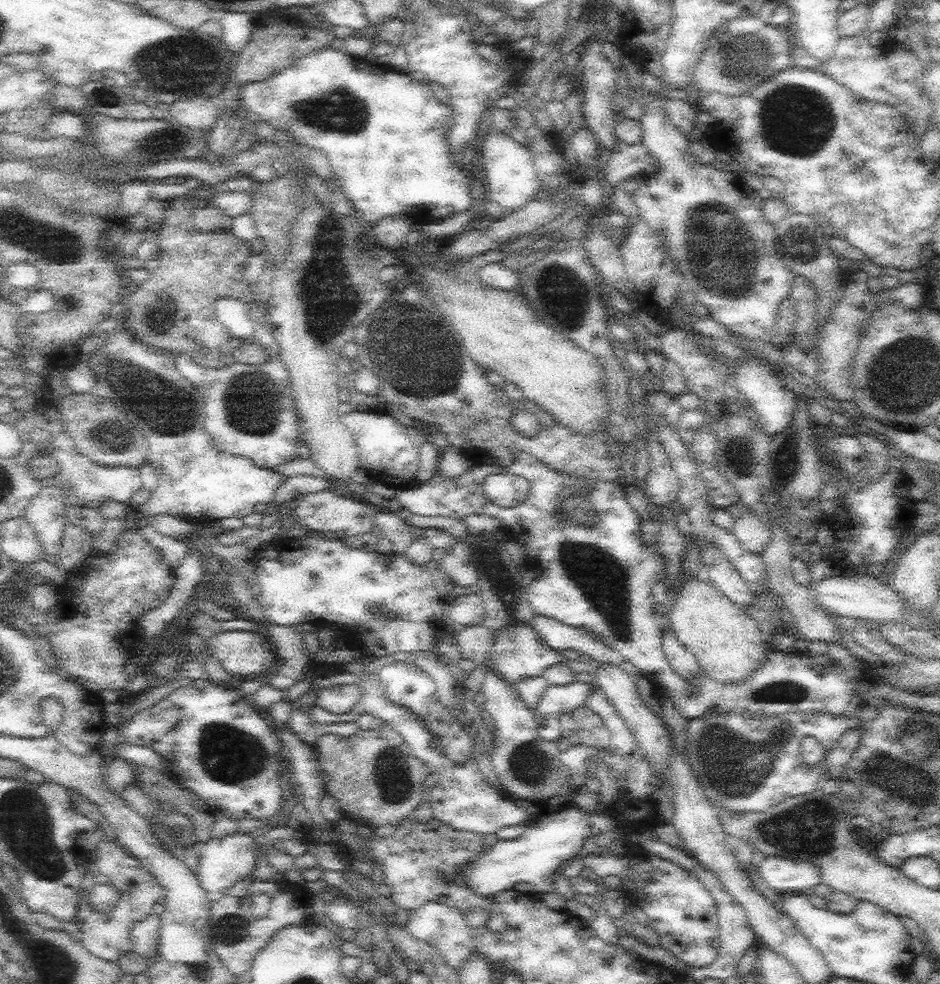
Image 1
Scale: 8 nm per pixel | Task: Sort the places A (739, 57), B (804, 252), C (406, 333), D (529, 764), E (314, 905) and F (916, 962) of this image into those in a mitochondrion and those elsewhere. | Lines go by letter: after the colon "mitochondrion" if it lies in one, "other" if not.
A: mitochondrion
B: mitochondrion
C: mitochondrion
D: mitochondrion
E: other
F: other

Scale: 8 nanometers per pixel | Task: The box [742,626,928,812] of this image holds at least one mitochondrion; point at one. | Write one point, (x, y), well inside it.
(780, 693)

